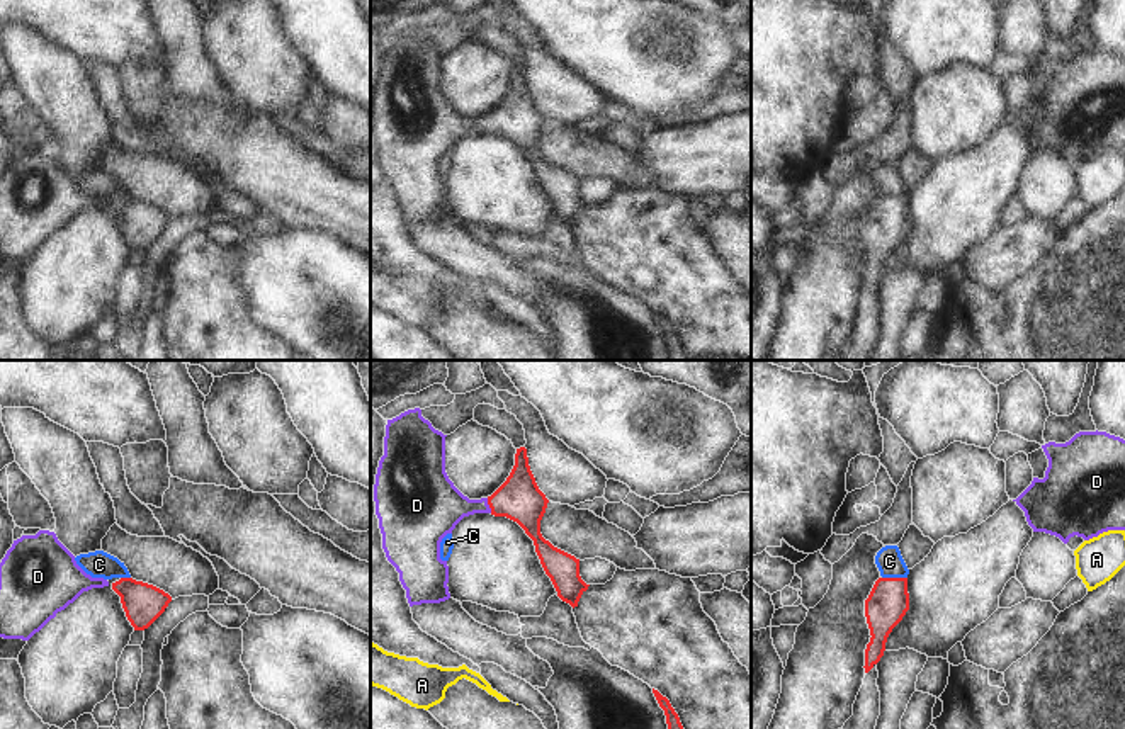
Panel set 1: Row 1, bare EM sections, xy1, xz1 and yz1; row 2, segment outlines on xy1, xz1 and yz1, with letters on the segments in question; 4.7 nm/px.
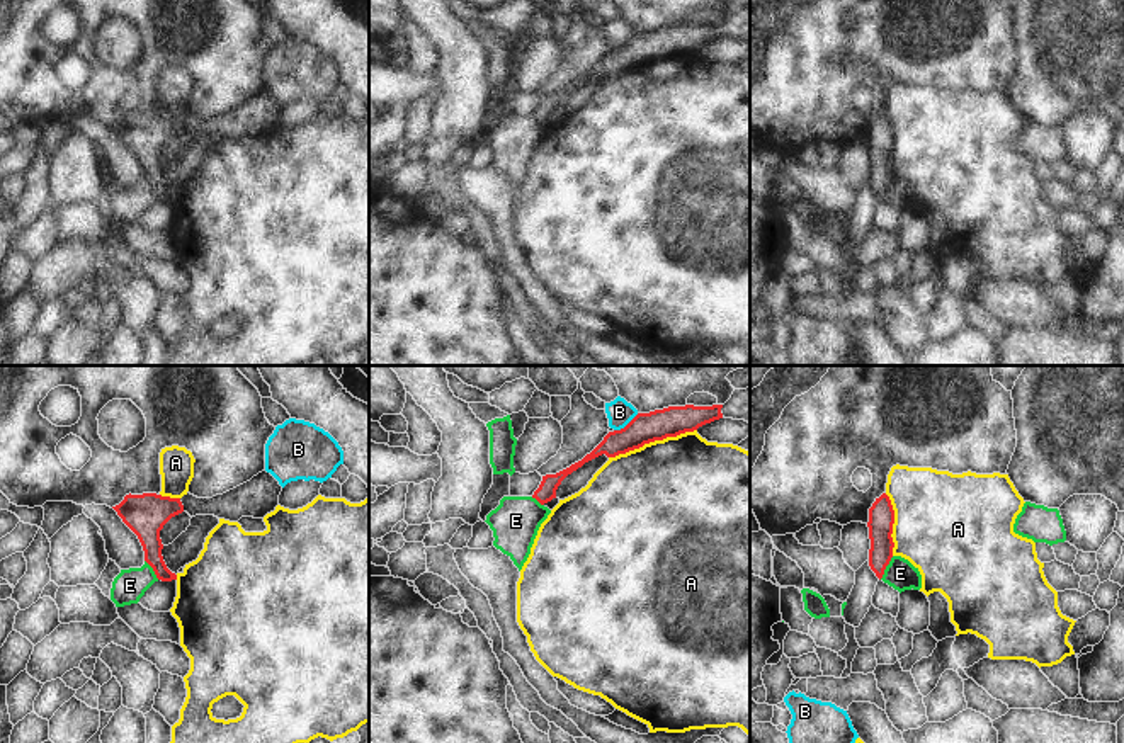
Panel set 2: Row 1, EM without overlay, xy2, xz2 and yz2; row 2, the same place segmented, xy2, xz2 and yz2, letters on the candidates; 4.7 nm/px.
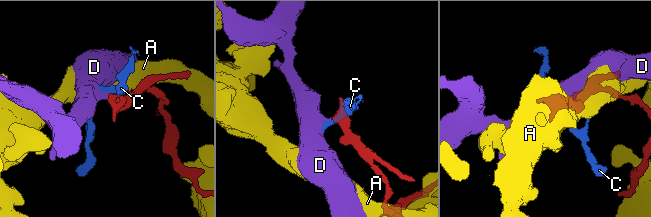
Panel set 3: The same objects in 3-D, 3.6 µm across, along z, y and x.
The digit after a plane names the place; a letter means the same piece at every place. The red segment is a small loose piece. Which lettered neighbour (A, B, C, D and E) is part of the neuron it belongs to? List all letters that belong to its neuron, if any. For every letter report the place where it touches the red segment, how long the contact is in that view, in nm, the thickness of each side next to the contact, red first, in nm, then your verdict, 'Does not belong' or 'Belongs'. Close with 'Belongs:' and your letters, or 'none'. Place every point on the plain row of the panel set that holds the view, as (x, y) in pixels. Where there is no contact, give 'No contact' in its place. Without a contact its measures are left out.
A: Touches red at xz2 (652, 60). Shared border 440 nm. Thickness 140 nm (red) against 480 nm. Does not belong
B: Touches red at xz2 (628, 43). Shared border 150 nm. Thickness 140 nm (red) against 120 nm. Does not belong
C: Touches red at yz1 (894, 197). Shared border 120 nm. Thickness 190 nm (red) against 130 nm. Does not belong
D: Touches red at xz1 (488, 123). Shared border 80 nm. Thickness 220 nm (red) against 260 nm. Belongs
E: Touches red at yz2 (885, 187). Shared border 130 nm. Thickness 130 nm (red) against 150 nm. Does not belong
Belongs: D

